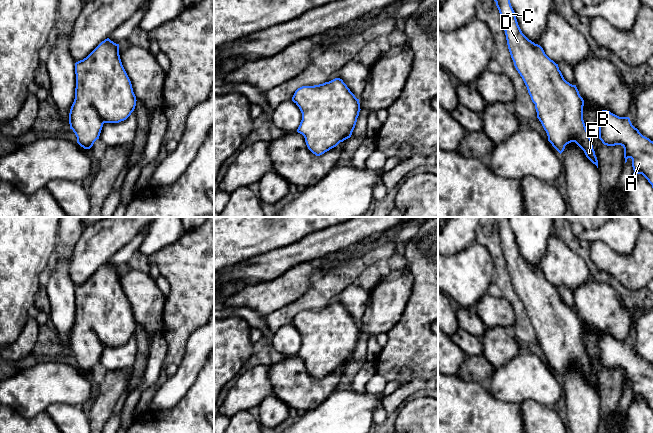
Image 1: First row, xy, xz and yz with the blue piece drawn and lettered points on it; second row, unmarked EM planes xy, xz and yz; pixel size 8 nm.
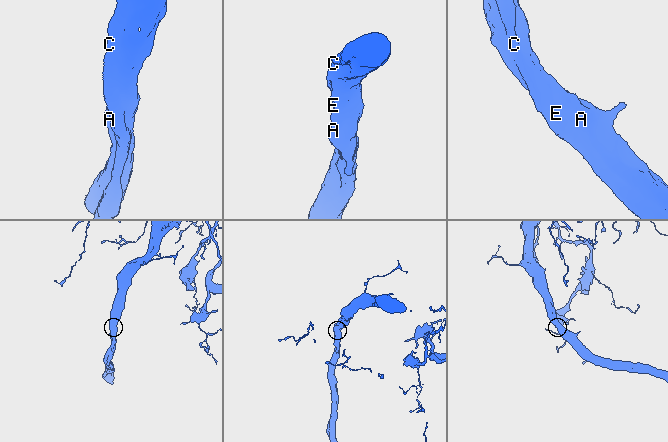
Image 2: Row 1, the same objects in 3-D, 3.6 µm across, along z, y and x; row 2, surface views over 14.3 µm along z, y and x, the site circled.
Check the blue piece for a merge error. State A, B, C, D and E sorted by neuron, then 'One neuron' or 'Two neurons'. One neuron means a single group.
Groups: A B C D E. One neuron

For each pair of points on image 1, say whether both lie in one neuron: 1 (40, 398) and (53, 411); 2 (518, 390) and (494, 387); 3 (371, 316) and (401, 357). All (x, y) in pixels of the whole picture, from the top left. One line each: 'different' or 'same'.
1: different
2: same
3: different

